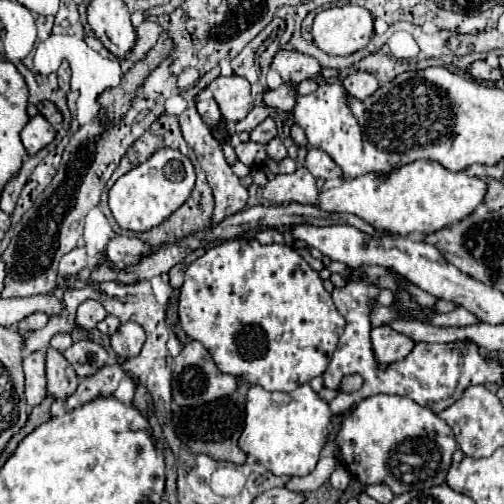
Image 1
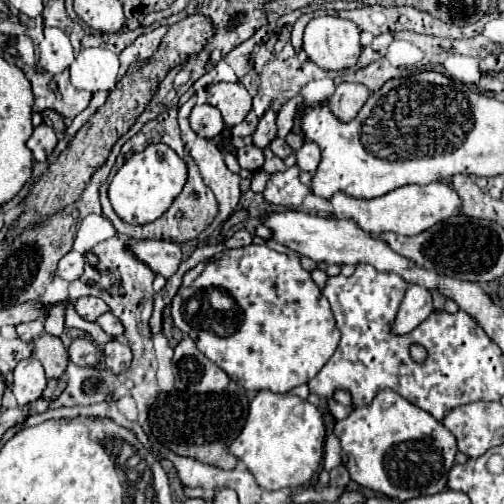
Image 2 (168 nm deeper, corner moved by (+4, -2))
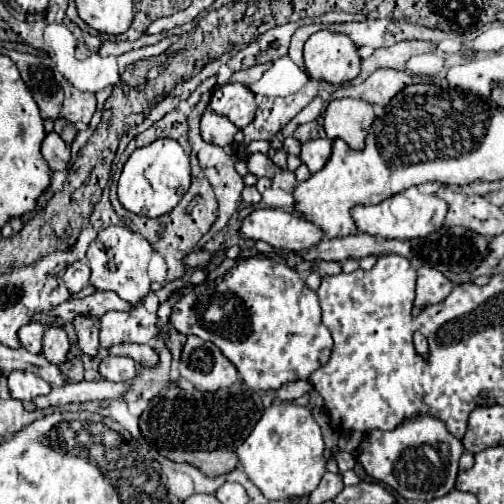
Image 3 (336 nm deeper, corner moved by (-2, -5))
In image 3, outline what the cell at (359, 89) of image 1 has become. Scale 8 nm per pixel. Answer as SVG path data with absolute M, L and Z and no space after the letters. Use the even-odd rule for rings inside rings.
M334 99L324 111L324 129L330 139L342 139L352 149L364 149L374 121L372 105L356 99Z

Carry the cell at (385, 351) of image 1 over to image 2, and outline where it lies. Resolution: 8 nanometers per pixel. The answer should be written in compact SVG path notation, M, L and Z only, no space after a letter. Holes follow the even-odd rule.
M410 286L398 308L396 318L390 324L392 334L410 334L420 322L424 322L432 314L432 310L432 294L428 290L422 290L422 286Z

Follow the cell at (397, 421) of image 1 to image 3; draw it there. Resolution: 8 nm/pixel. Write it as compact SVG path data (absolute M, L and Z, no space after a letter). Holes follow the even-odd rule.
M420 415L414 421L406 421L394 431L372 431L360 443L360 463L370 477L386 483L406 501L424 503L450 493L456 483L458 459L462 453L462 441L450 435L440 419L430 415Z

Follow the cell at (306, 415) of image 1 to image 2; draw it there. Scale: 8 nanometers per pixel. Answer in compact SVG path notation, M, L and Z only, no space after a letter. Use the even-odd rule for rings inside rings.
M260 390L250 402L246 424L238 438L230 444L230 452L246 464L262 488L298 488L306 484L316 472L322 460L324 436L326 430L322 414L314 404L294 394L274 394L270 390Z

